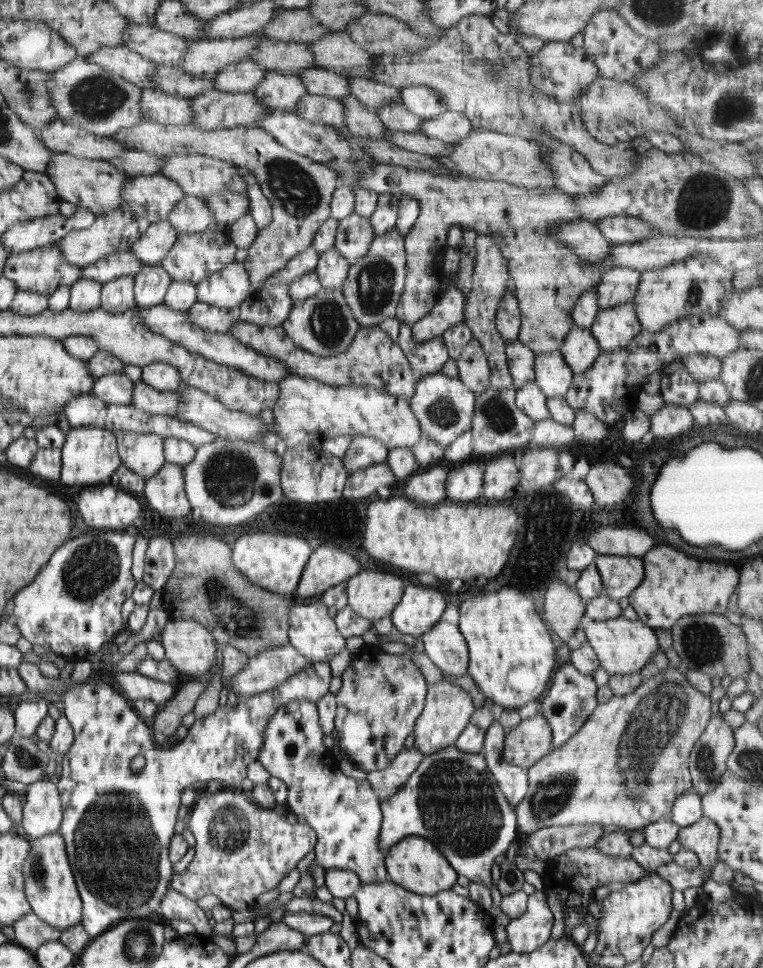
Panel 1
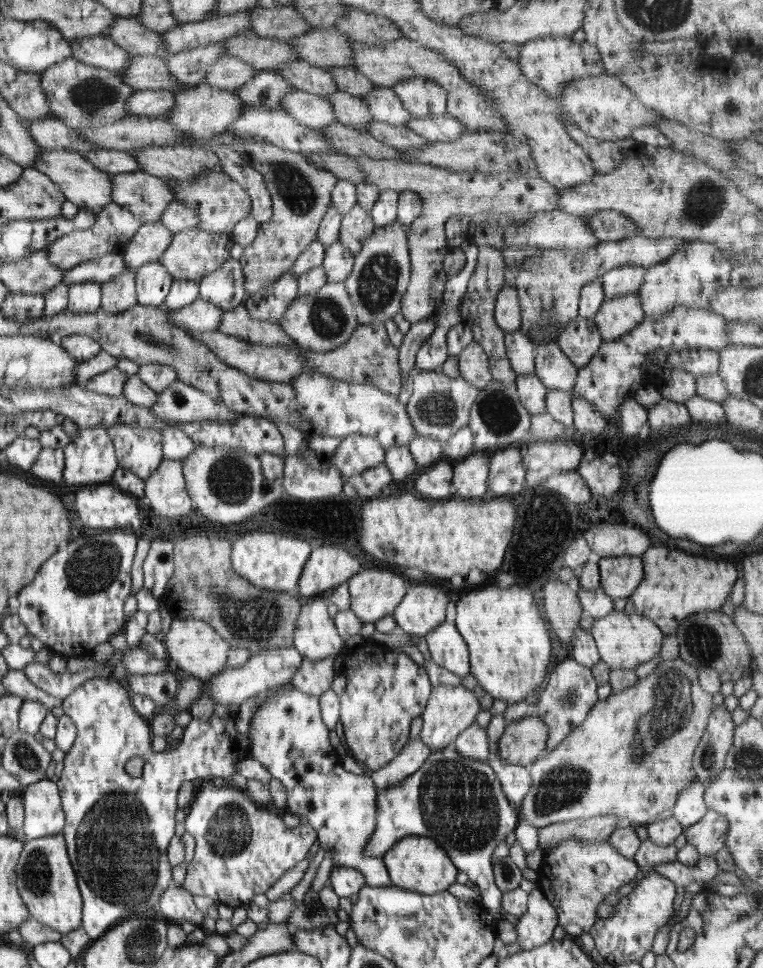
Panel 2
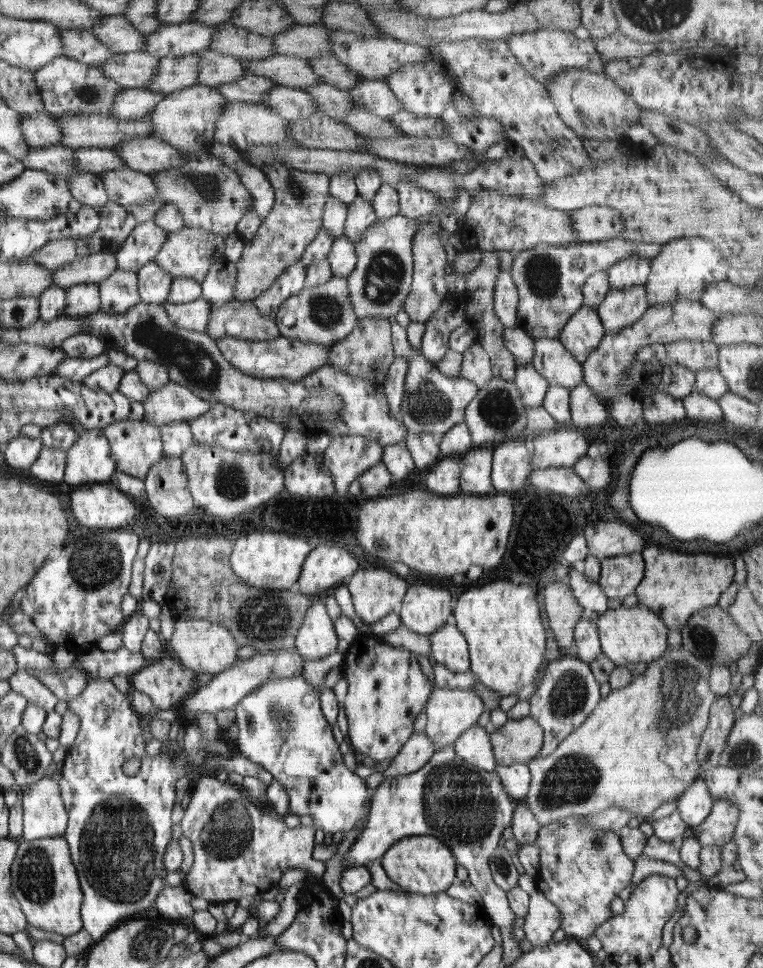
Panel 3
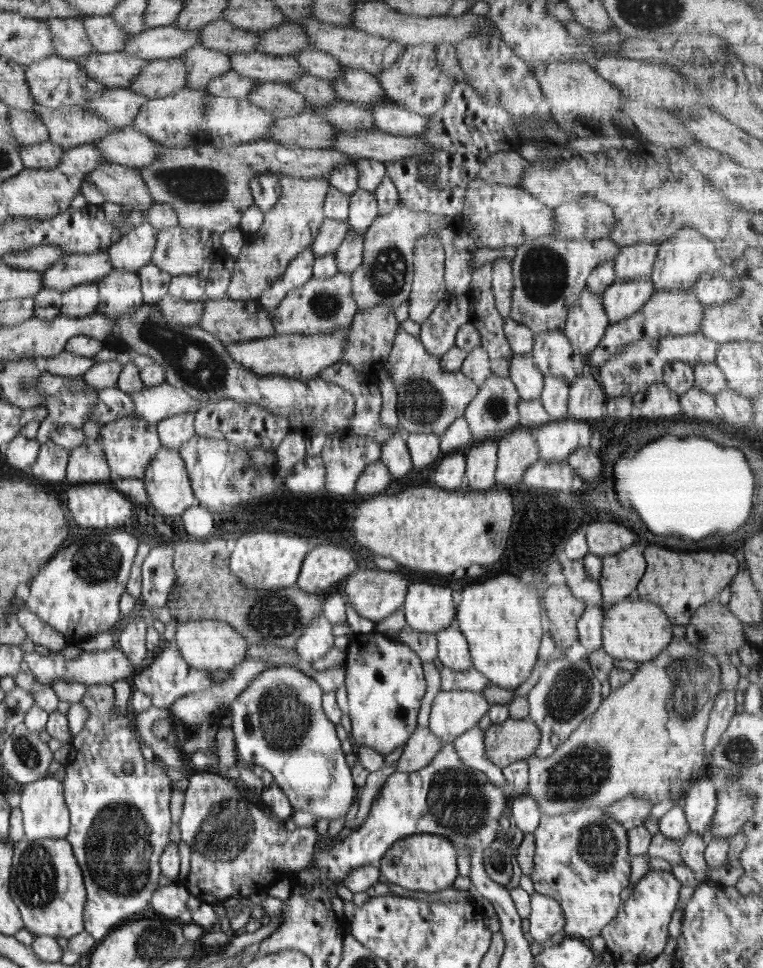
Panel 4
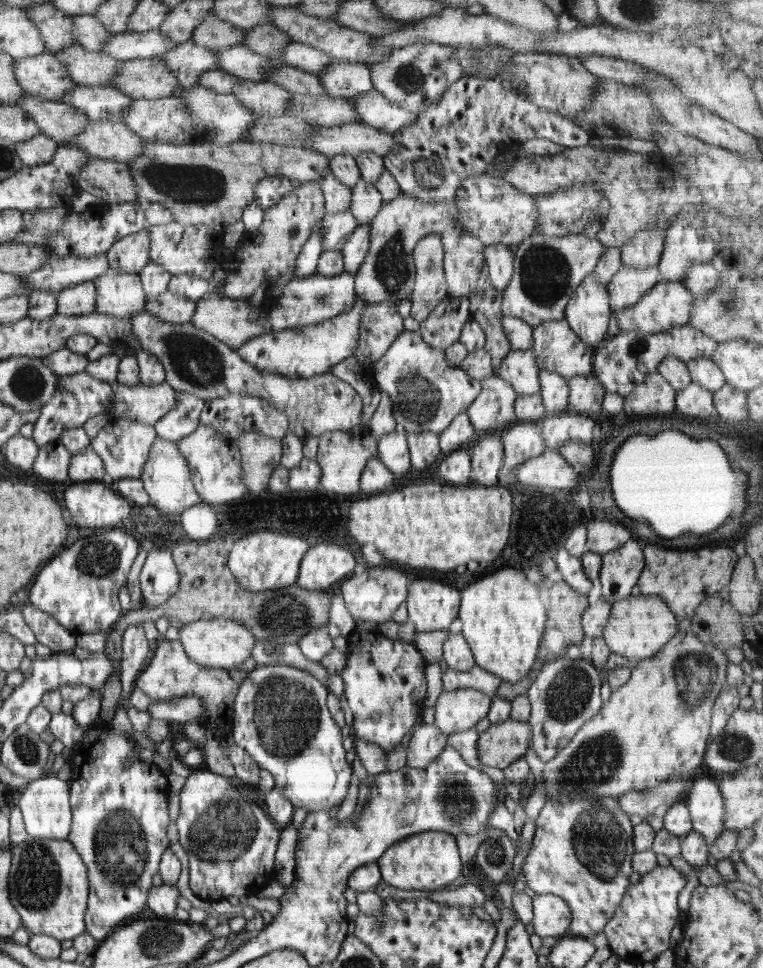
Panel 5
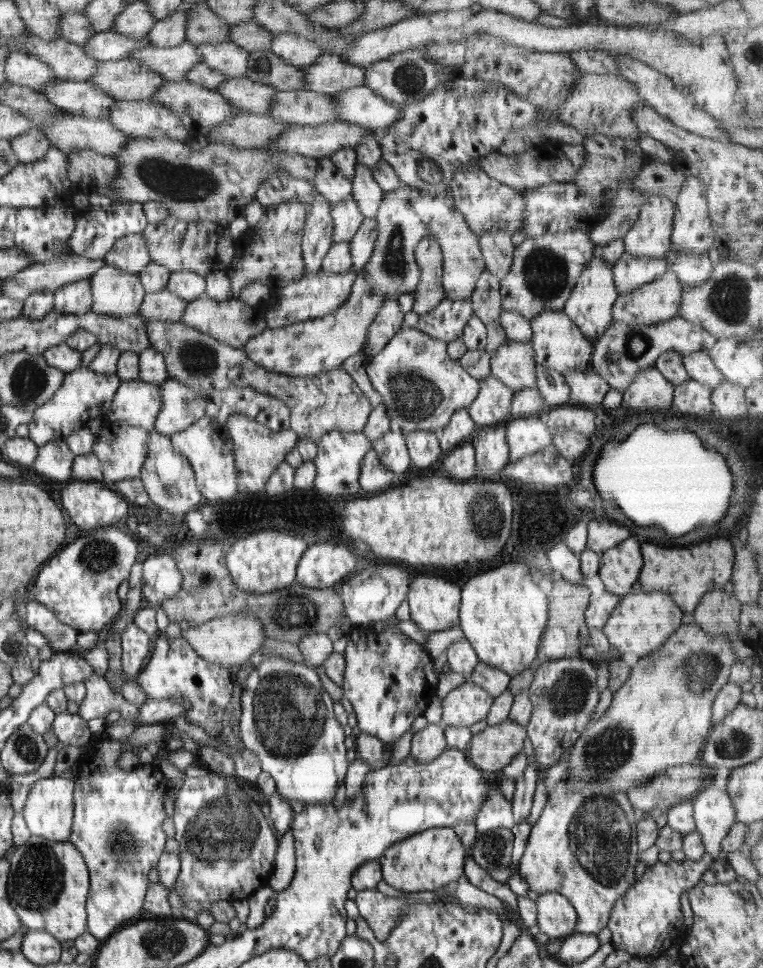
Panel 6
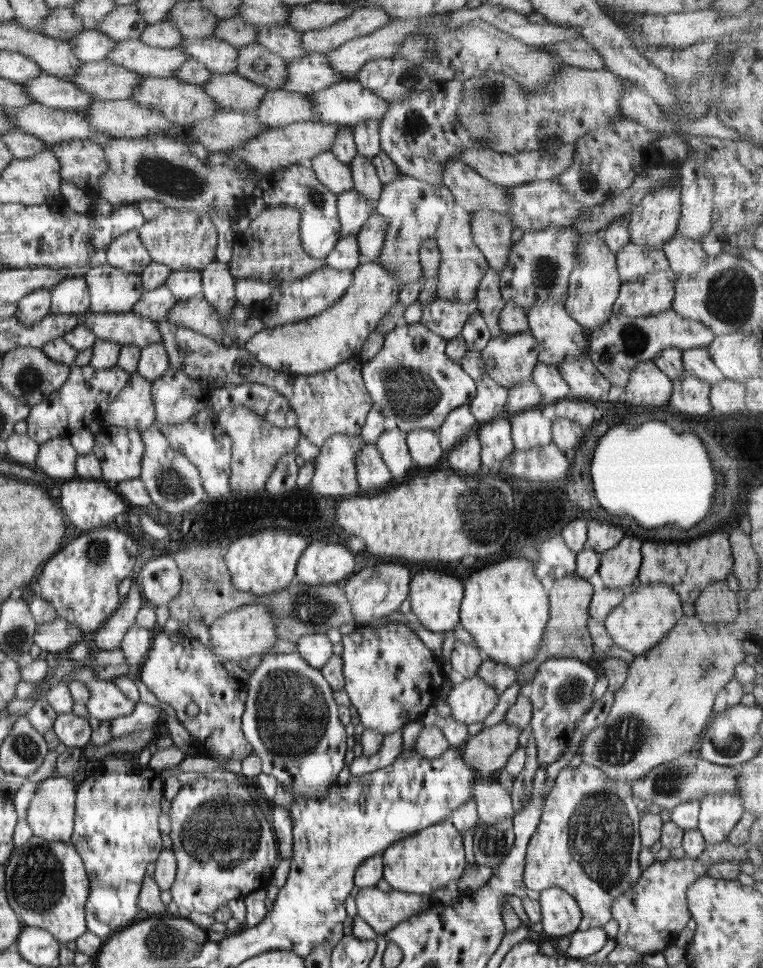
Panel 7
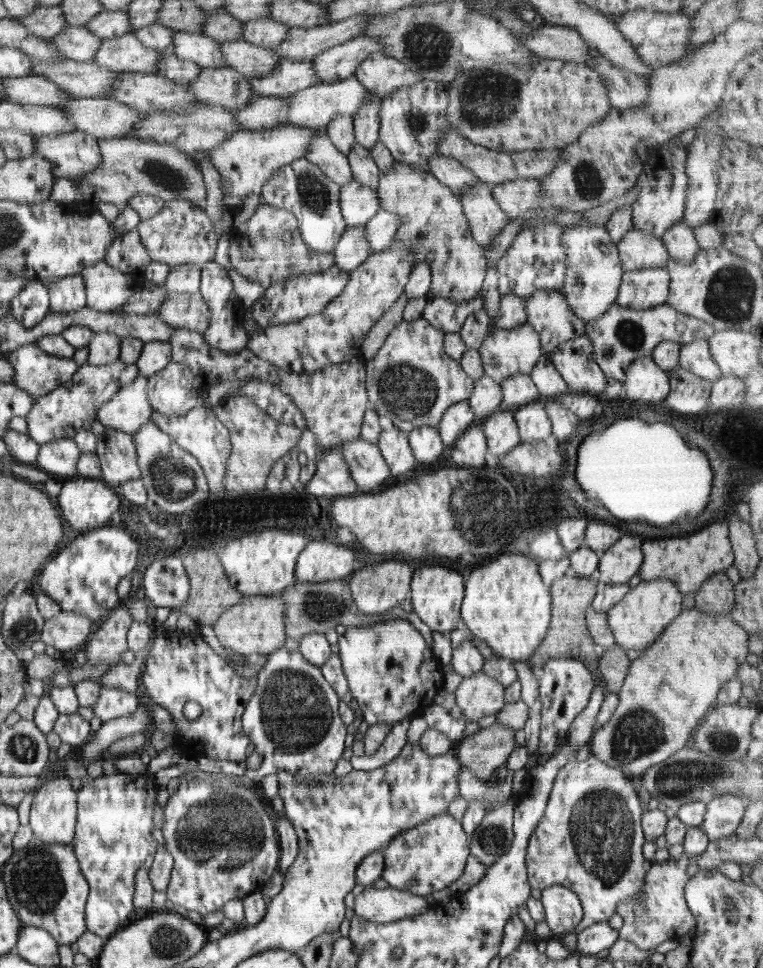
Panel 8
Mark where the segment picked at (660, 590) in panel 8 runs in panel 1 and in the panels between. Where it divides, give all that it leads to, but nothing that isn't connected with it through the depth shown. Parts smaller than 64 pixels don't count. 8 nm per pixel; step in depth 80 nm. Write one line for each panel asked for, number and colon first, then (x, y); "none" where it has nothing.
1: (622, 646)
2: (624, 641)
3: (627, 635)
4: (637, 630)
5: (639, 626)
6: (641, 623)
7: (647, 614)

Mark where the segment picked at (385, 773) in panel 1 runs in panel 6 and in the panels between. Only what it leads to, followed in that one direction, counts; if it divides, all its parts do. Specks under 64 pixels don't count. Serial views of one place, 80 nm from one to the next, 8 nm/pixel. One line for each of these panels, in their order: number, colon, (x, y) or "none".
2: (414, 753)
3: (418, 749)
4: (422, 746)
5: (427, 743)
6: (427, 744)

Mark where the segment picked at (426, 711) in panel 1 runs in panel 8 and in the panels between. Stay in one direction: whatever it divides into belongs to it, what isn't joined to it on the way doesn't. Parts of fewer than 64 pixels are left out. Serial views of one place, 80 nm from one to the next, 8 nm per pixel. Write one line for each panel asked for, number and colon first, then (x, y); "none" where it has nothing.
2: (450, 709)
3: (450, 712)
4: (454, 712)
5: (458, 710)
6: (469, 703)
7: (471, 701)
8: (477, 696)

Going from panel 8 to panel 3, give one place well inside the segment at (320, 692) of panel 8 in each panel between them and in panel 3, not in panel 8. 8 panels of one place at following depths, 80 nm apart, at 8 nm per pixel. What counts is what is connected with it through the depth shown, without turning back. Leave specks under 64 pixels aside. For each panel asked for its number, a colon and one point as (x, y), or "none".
3: (281, 725)
4: (278, 722)
5: (281, 719)
6: (287, 720)
7: (291, 720)

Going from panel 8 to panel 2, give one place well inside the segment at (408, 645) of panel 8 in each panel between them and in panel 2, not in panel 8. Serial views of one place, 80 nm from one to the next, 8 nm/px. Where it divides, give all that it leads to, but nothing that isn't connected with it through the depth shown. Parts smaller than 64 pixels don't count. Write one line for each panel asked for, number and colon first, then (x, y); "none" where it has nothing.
2: (385, 690)
3: (387, 689)
4: (384, 681)
5: (384, 681)
6: (388, 678)
7: (391, 677)

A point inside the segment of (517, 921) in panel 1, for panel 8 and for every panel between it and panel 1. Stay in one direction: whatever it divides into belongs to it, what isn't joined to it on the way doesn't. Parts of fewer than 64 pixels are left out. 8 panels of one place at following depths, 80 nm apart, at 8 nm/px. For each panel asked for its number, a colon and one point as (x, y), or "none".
2: (535, 927)
3: (542, 920)
4: (546, 918)
5: (551, 916)
6: (556, 918)
7: (560, 914)
8: (563, 911)

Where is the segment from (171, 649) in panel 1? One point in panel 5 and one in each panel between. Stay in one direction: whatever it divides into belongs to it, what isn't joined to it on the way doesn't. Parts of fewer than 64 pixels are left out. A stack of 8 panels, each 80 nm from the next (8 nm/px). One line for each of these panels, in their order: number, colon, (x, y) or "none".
2: (193, 647)
3: (204, 647)
4: (207, 644)
5: (220, 643)

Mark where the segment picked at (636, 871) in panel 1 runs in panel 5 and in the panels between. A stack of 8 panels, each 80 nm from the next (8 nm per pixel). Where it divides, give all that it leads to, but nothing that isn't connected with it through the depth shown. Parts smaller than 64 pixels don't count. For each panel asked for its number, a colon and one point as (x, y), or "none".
2: (576, 875)
3: (582, 870)
4: (581, 859)
5: (581, 851)

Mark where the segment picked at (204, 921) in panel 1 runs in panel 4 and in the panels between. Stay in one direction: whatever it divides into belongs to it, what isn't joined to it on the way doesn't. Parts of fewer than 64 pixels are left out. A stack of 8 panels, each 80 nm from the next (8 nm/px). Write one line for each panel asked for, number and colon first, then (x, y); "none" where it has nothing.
2: (176, 904)
3: (173, 902)
4: (169, 901)

